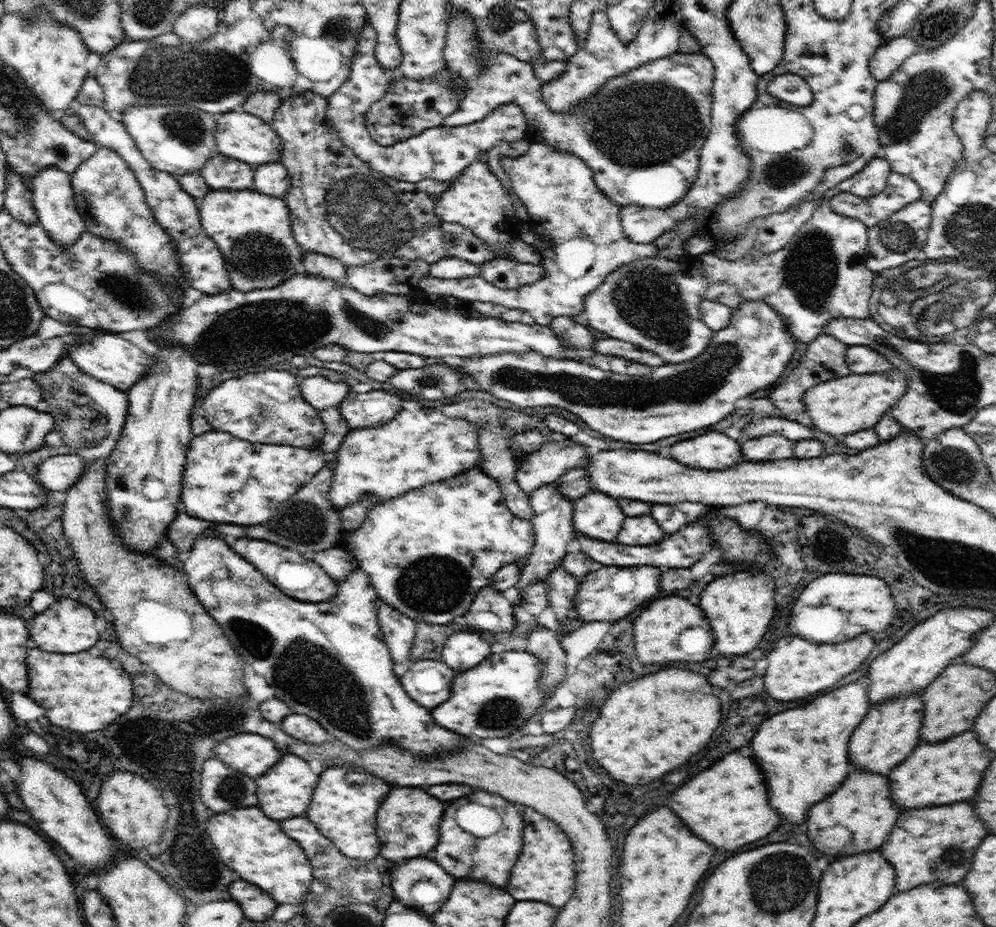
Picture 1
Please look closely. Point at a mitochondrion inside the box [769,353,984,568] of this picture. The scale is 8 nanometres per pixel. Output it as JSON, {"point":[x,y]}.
{"point":[954,465]}

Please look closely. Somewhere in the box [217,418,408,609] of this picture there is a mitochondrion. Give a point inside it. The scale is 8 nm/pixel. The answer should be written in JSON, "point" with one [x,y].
{"point":[304,522]}

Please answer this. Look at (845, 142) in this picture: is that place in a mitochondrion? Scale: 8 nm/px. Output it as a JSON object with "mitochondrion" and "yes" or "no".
{"mitochondrion":"yes"}

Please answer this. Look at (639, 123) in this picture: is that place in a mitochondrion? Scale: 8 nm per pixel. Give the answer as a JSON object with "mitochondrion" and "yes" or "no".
{"mitochondrion":"yes"}

